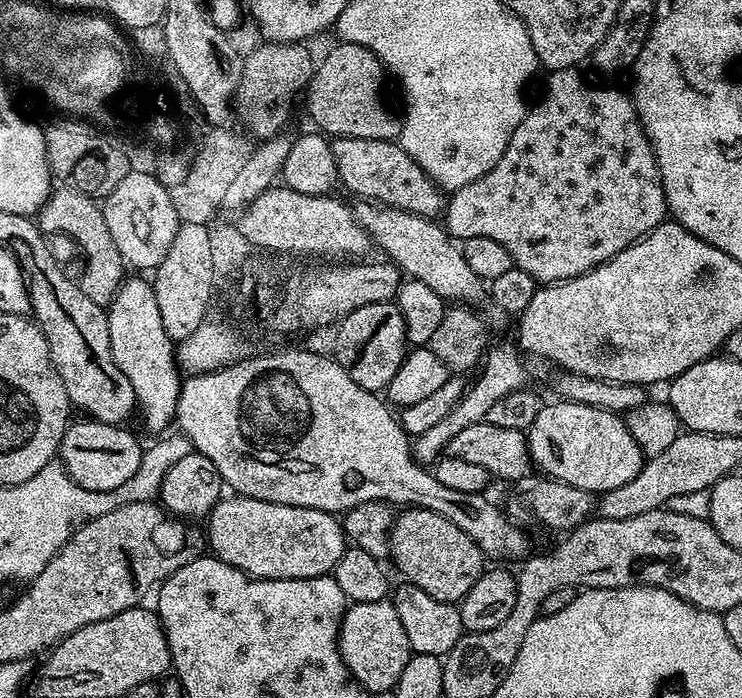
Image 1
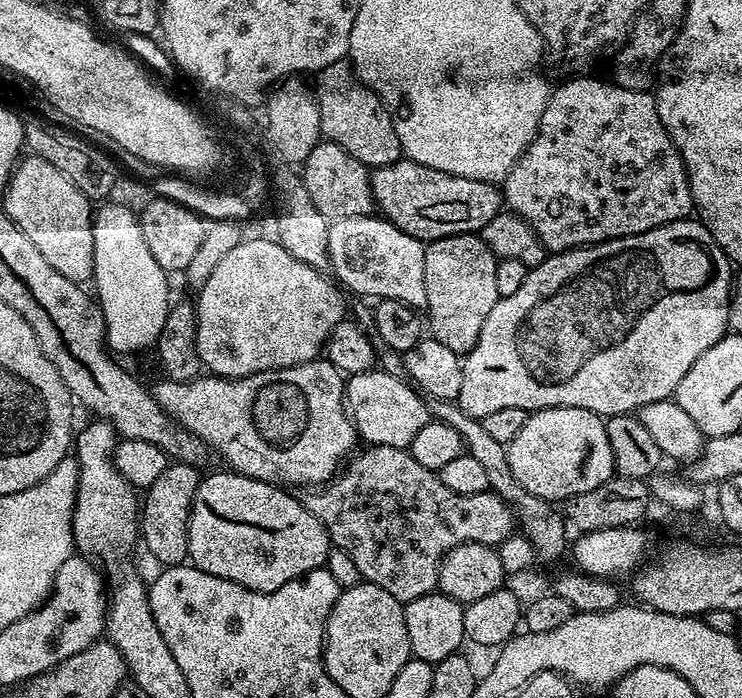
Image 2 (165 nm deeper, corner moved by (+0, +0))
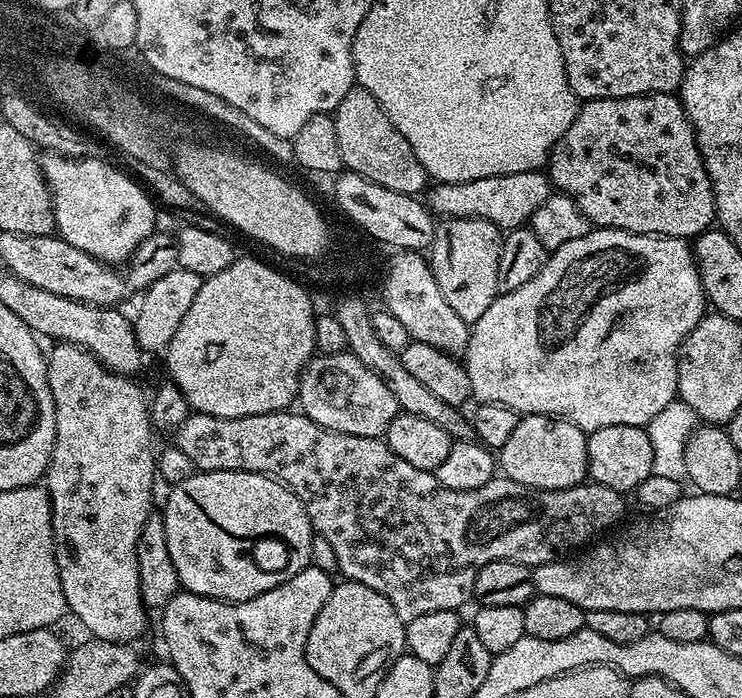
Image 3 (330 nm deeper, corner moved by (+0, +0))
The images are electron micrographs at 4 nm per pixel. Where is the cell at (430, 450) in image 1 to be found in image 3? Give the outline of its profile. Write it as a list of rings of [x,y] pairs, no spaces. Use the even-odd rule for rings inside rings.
[[[593,227],[582,238],[574,238],[574,242],[566,242],[566,246],[558,246],[547,253],[544,265],[530,278],[530,282],[522,282],[518,290],[500,292],[494,302],[490,302],[490,310],[482,314],[476,323],[471,325],[468,334],[468,348],[462,354],[464,369],[468,371],[472,396],[479,403],[498,402],[502,406],[510,406],[516,412],[530,416],[555,416],[569,420],[585,434],[594,430],[602,430],[602,426],[647,426],[659,414],[666,410],[672,401],[677,399],[676,361],[680,345],[698,326],[698,322],[706,314],[706,301],[700,275],[696,269],[696,257],[692,255],[692,244],[678,236],[647,236],[634,234],[617,228]]]

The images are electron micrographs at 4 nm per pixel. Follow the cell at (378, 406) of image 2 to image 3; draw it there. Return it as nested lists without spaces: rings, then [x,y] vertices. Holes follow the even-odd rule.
[[[348,350],[336,352],[333,356],[313,355],[300,374],[298,404],[304,407],[301,408],[303,415],[329,432],[377,438],[387,433],[390,422],[400,412],[394,394],[386,390],[386,382]]]

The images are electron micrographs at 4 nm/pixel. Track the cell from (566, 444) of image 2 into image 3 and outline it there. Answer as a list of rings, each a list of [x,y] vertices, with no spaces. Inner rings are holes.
[[[525,415],[506,446],[498,449],[498,468],[508,479],[531,488],[566,490],[585,483],[588,475],[588,437],[569,420]]]

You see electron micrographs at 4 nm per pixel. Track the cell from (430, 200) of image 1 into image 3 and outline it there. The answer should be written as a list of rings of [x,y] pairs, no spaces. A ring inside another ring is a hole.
[[[543,171],[498,174],[490,178],[474,178],[457,184],[433,183],[426,192],[426,203],[440,218],[482,218],[494,222],[501,230],[523,228],[529,223],[534,210],[554,194],[551,180]]]

